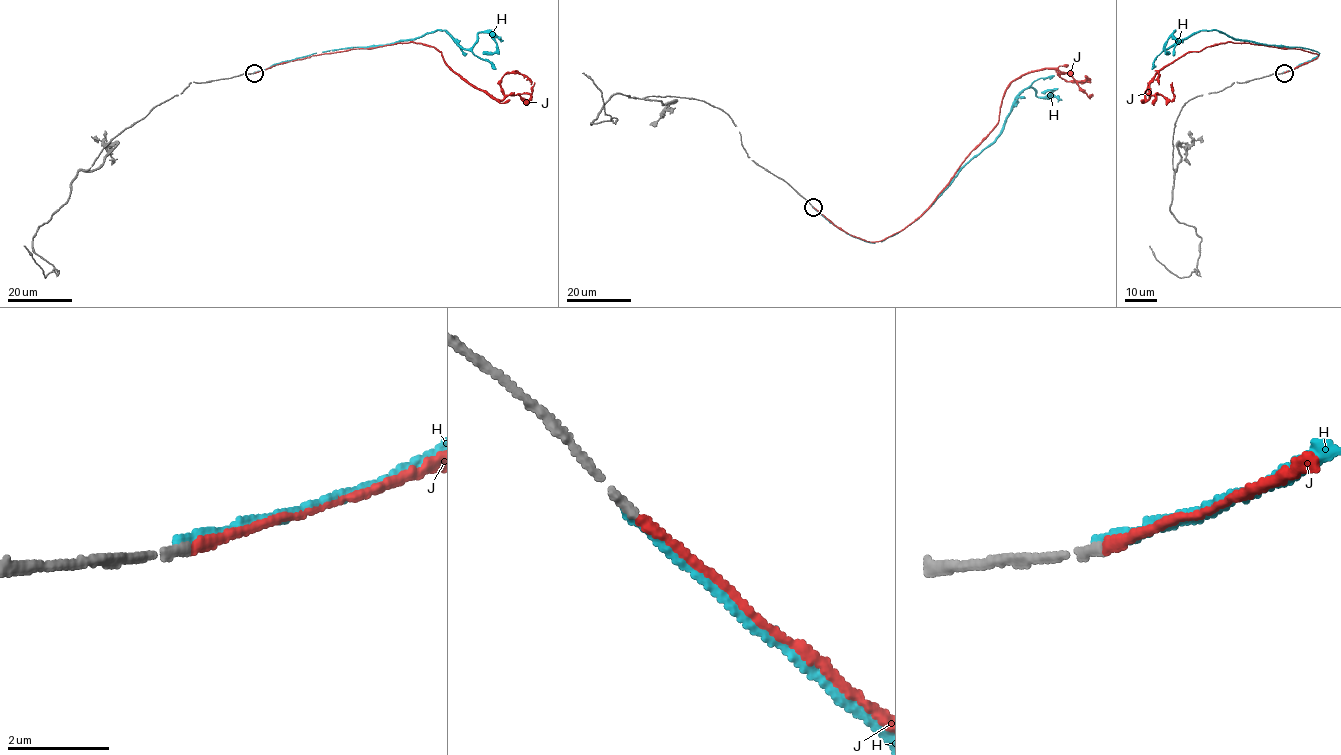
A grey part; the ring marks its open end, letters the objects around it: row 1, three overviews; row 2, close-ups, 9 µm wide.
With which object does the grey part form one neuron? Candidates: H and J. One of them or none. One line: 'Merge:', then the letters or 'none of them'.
Merge: J

